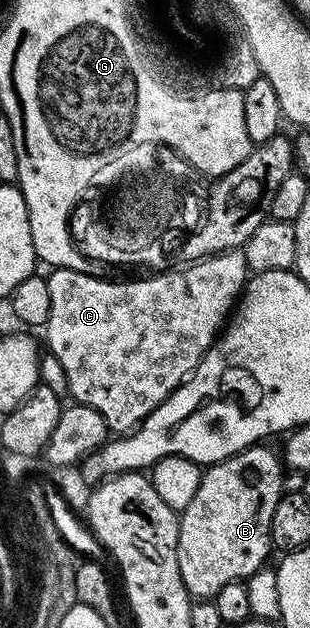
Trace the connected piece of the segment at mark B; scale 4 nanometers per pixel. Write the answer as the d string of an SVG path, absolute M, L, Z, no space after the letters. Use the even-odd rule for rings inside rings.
M270 445L245 447L240 453L228 457L219 463L211 463L203 470L200 489L196 497L188 501L178 520L178 560L180 577L194 599L213 599L224 585L245 581L262 570L266 558L272 552L270 530L272 512L276 510L276 501L284 494L282 481L284 464L279 452Z

